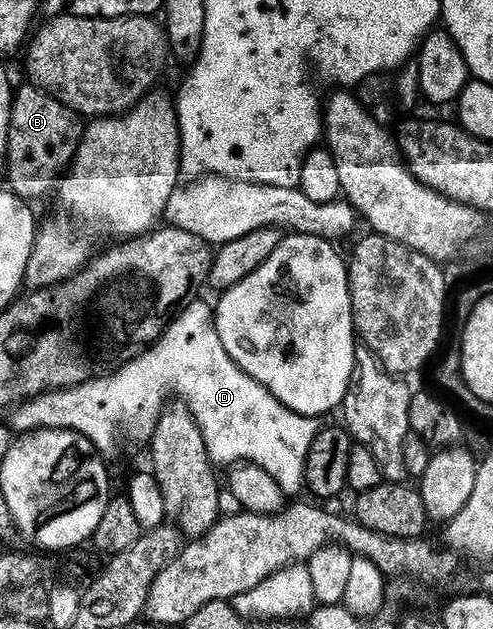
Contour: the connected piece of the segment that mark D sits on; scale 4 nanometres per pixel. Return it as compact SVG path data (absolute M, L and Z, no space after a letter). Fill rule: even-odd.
M203 301L191 302L168 323L173 330L181 330L181 334L169 334L169 338L173 338L173 350L169 350L169 354L177 354L177 358L181 358L181 362L177 362L177 378L181 378L181 390L185 390L189 398L193 398L193 407L189 410L197 418L202 430L210 461L218 467L225 466L224 468L234 464L252 464L263 468L287 496L304 491L305 465L315 440L322 432L322 419L308 418L287 409L267 387L240 370L235 360L231 360L227 348L223 348L223 340L219 340L215 310Z

